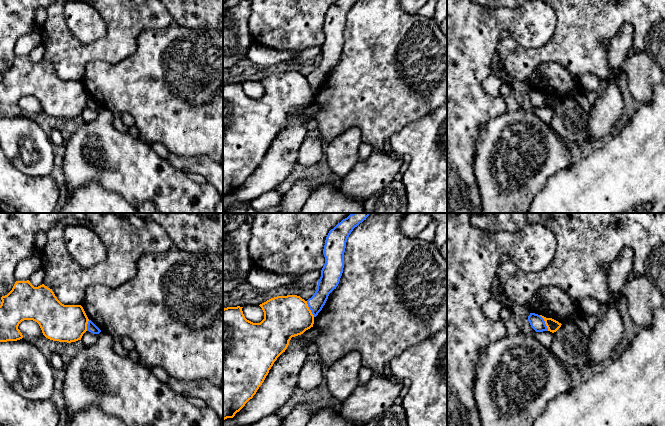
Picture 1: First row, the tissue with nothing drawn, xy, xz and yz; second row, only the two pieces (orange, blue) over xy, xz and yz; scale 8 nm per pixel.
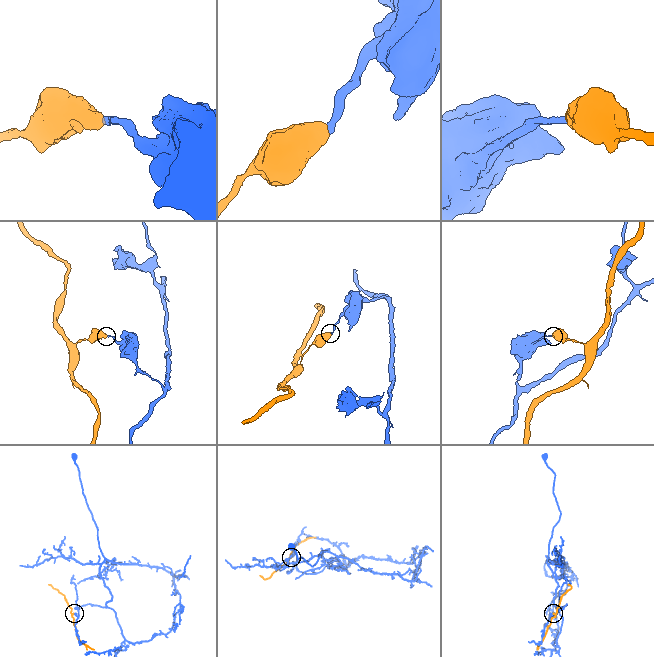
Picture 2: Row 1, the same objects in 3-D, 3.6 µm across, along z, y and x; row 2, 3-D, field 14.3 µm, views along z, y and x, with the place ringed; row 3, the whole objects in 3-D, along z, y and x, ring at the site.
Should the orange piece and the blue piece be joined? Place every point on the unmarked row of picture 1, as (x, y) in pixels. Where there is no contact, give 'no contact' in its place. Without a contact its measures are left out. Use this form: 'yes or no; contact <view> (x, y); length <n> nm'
no; contact xz (309, 85); length 140 nm

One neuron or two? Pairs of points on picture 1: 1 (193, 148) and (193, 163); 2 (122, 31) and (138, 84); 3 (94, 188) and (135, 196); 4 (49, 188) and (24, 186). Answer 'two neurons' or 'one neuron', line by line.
1: two neurons
2: two neurons
3: two neurons
4: one neuron

